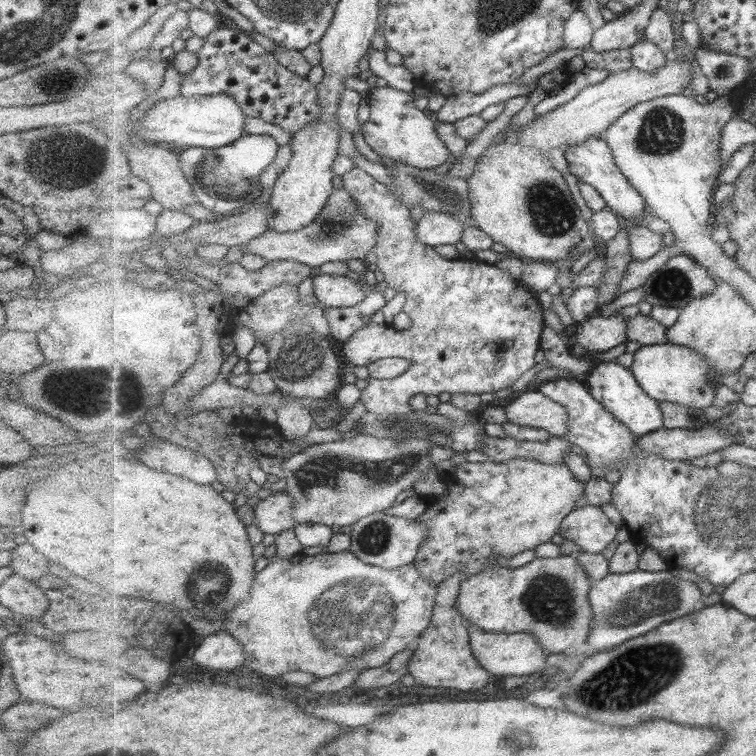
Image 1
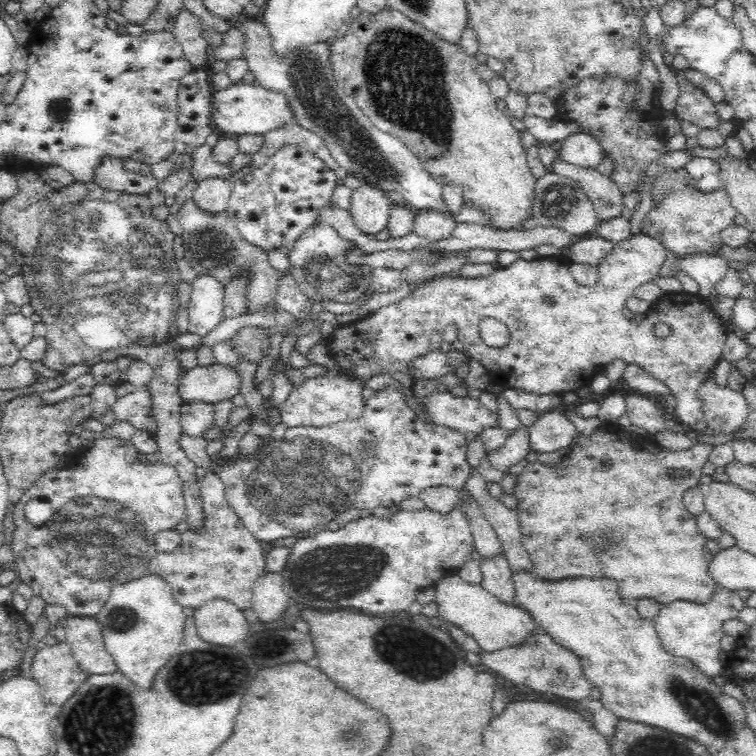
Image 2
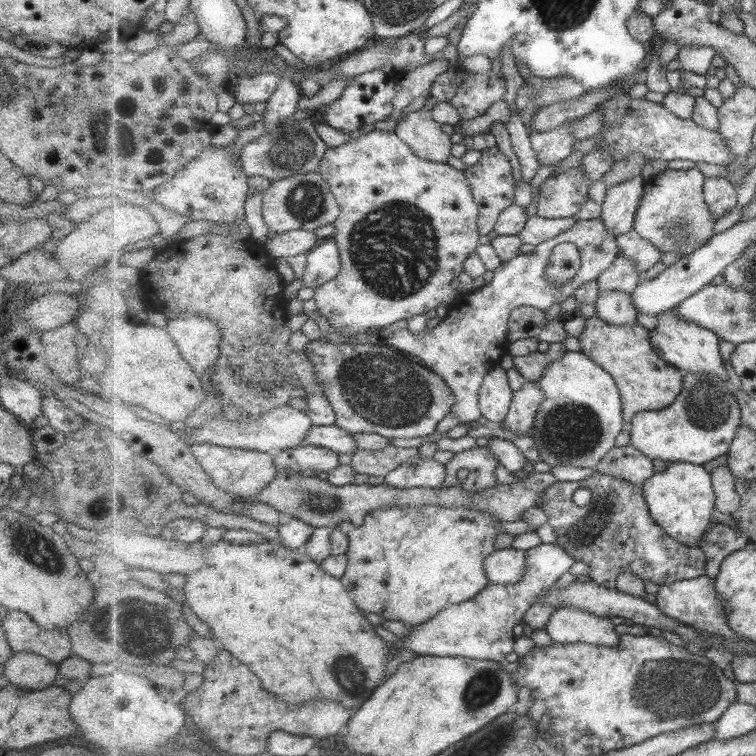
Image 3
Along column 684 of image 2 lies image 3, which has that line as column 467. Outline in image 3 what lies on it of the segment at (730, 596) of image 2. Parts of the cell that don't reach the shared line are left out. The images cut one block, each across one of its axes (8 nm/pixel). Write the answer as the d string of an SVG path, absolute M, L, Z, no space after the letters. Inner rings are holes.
M543 543L530 548L527 557L528 563L521 580L515 584L489 584L475 598L449 605L425 624L411 627L407 636L399 638L402 641L399 647L389 643L393 658L397 657L397 652L409 649L420 656L457 656L505 663L505 658L513 652L517 640L514 628L542 600L542 596L553 588L553 584L557 584L559 578L571 570L576 561L556 543Z

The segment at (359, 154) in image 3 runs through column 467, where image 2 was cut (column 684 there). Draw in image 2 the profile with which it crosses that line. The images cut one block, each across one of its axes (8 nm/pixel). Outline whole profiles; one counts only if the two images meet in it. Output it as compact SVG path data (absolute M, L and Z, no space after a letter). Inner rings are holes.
M678 180L662 194L658 201L654 200L653 208L644 218L643 235L660 242L666 251L674 252L676 263L692 255L720 255L726 246L722 241L722 233L734 224L737 216L724 187L704 193L696 185L690 184L689 180Z

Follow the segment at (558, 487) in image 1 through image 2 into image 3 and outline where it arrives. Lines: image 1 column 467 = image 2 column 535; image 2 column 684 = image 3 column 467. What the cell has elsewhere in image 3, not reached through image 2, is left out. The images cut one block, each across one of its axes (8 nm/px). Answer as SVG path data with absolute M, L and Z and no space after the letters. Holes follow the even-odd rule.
M475 447L460 453L454 453L451 460L446 463L447 476L445 484L439 489L446 489L452 486L460 486L471 496L487 490L499 484L495 477L495 468L500 462L488 447ZM466 468L468 475L465 479L459 480L459 470ZM392 504L366 514L361 526L355 526L351 521L337 523L335 527L342 530L350 542L346 552L348 567L340 581L353 594L356 605L362 611L373 612L383 619L401 621L410 628L425 624L444 608L475 598L491 584L485 562L497 550L495 538L499 534L497 527L501 521L488 510L468 506L445 508L437 504Z

